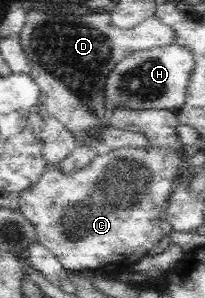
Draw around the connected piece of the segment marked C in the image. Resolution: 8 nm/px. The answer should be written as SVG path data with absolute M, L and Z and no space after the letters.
M124 148L97 153L91 163L71 175L65 175L58 165L47 165L45 175L37 185L19 194L18 209L33 223L39 242L66 270L113 269L141 259L153 251L167 234L160 218L162 208L170 199L180 174L179 162L185 153L167 148Z

